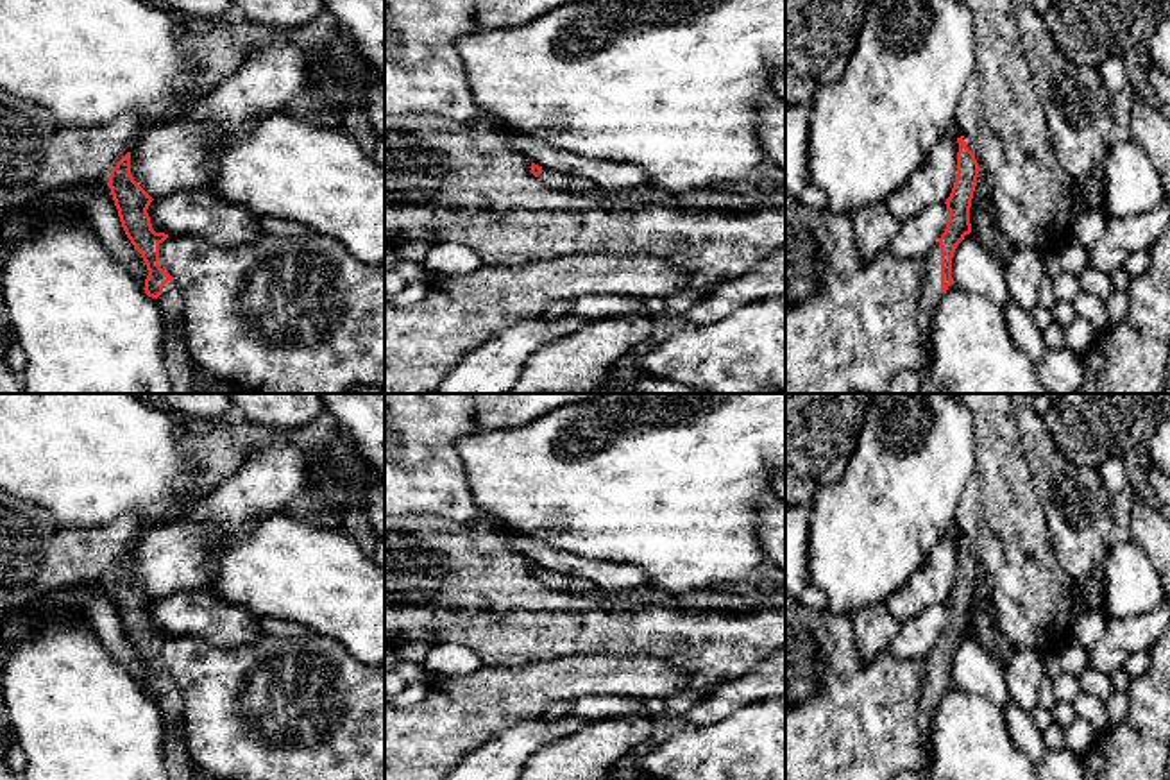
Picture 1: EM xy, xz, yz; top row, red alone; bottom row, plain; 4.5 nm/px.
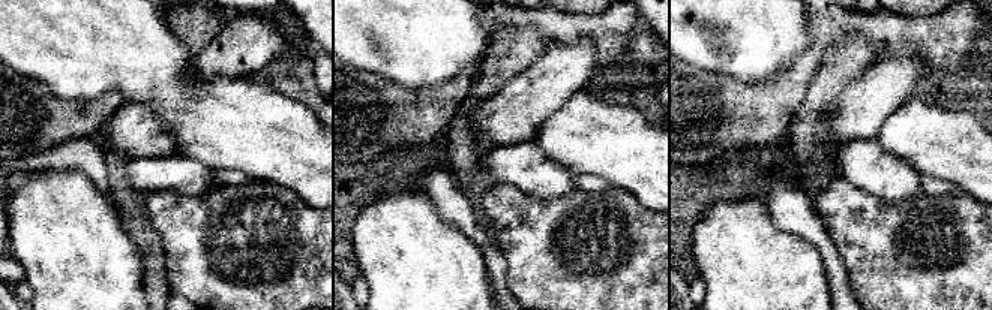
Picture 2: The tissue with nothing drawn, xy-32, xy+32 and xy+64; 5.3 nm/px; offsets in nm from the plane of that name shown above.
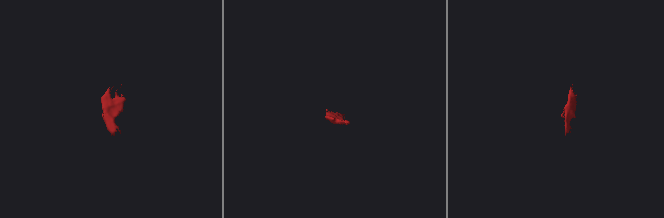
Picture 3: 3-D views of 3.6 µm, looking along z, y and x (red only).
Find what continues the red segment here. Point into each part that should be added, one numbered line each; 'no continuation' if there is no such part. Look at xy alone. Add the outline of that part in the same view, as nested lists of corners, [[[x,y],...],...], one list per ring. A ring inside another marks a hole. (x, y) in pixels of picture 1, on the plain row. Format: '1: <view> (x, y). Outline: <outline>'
1: xy (170, 703). Outline: [[[168,682],[163,687],[163,694],[154,699],[156,707],[163,714],[165,726],[165,751],[166,751],[166,769],[170,780],[191,780],[190,773],[190,755],[186,744],[181,739],[181,721],[182,721],[182,698],[175,682]]]

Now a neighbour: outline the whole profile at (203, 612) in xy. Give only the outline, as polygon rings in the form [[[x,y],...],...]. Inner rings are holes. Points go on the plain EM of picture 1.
[[[208,585],[152,601],[147,614],[156,633],[193,635],[225,649],[263,637],[259,615],[225,601]]]

